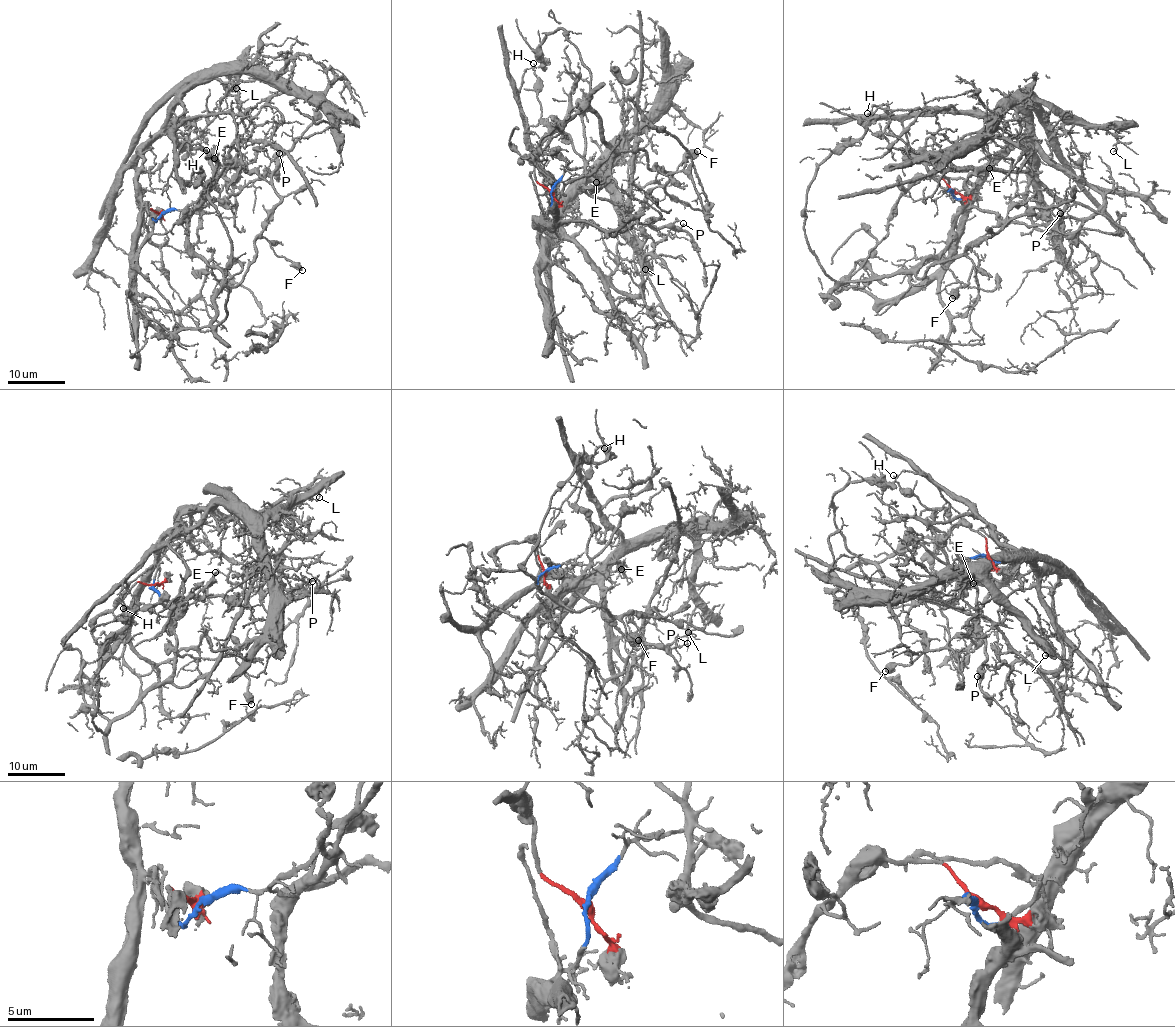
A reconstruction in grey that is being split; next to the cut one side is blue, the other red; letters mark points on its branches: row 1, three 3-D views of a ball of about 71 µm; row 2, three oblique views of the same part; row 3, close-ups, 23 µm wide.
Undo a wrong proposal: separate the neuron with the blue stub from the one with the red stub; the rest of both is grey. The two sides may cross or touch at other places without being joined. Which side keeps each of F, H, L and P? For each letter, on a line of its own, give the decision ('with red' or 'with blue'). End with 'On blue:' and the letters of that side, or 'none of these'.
F: with red
H: with blue
L: with blue
P: with red
On blue: H, L

